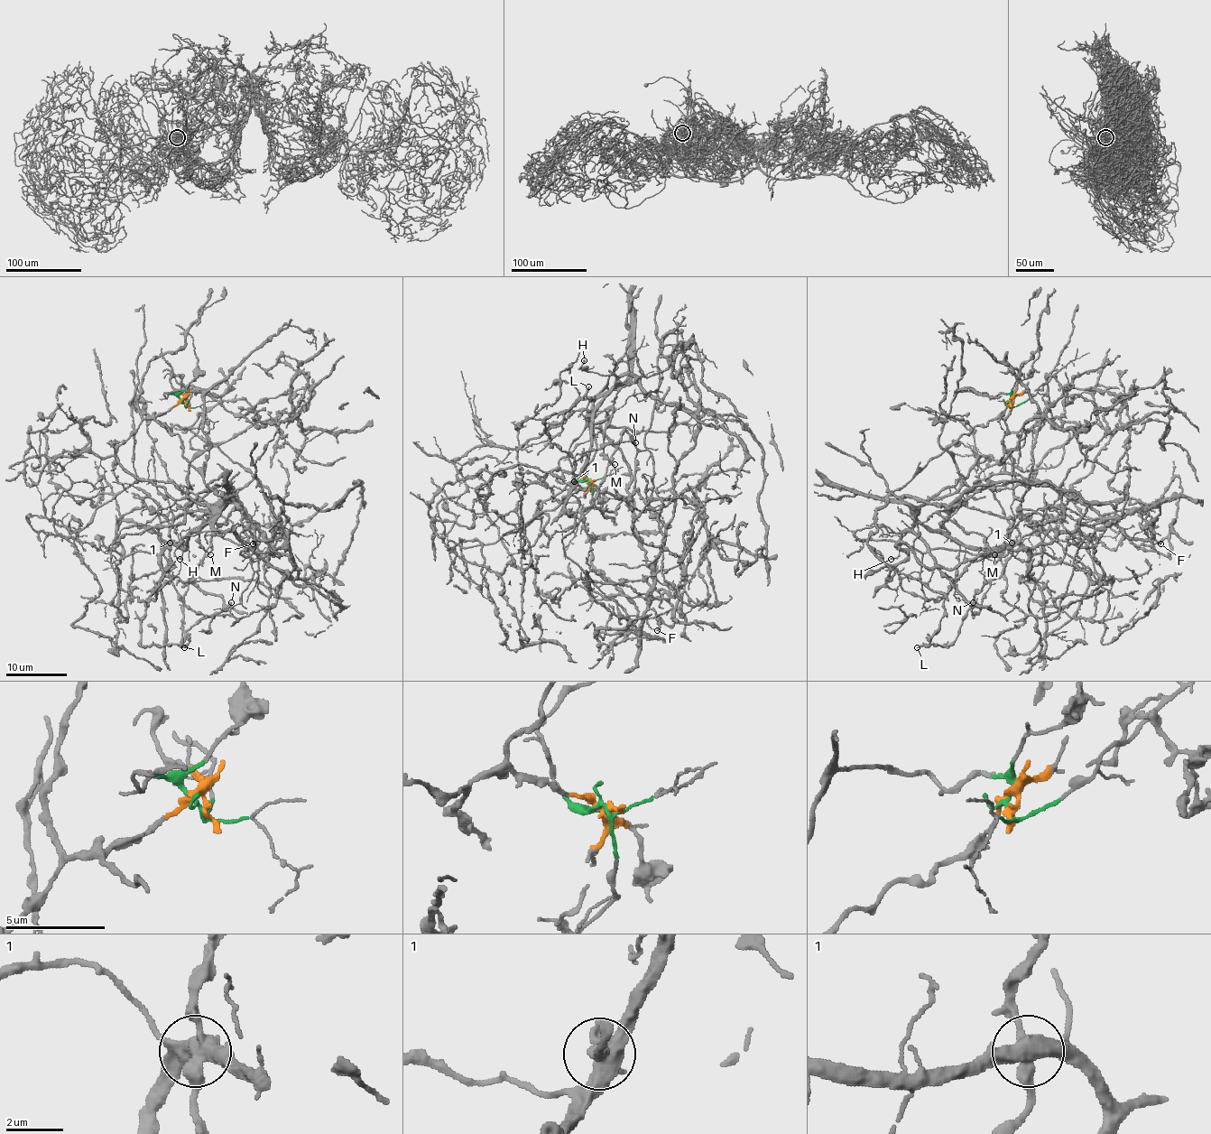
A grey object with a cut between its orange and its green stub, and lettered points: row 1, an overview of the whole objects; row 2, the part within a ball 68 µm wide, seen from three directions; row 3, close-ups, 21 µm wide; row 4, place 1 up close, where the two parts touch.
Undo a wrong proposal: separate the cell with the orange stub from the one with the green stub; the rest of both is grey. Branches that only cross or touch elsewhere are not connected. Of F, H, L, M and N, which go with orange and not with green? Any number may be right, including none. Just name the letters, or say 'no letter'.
F, L, M, N

